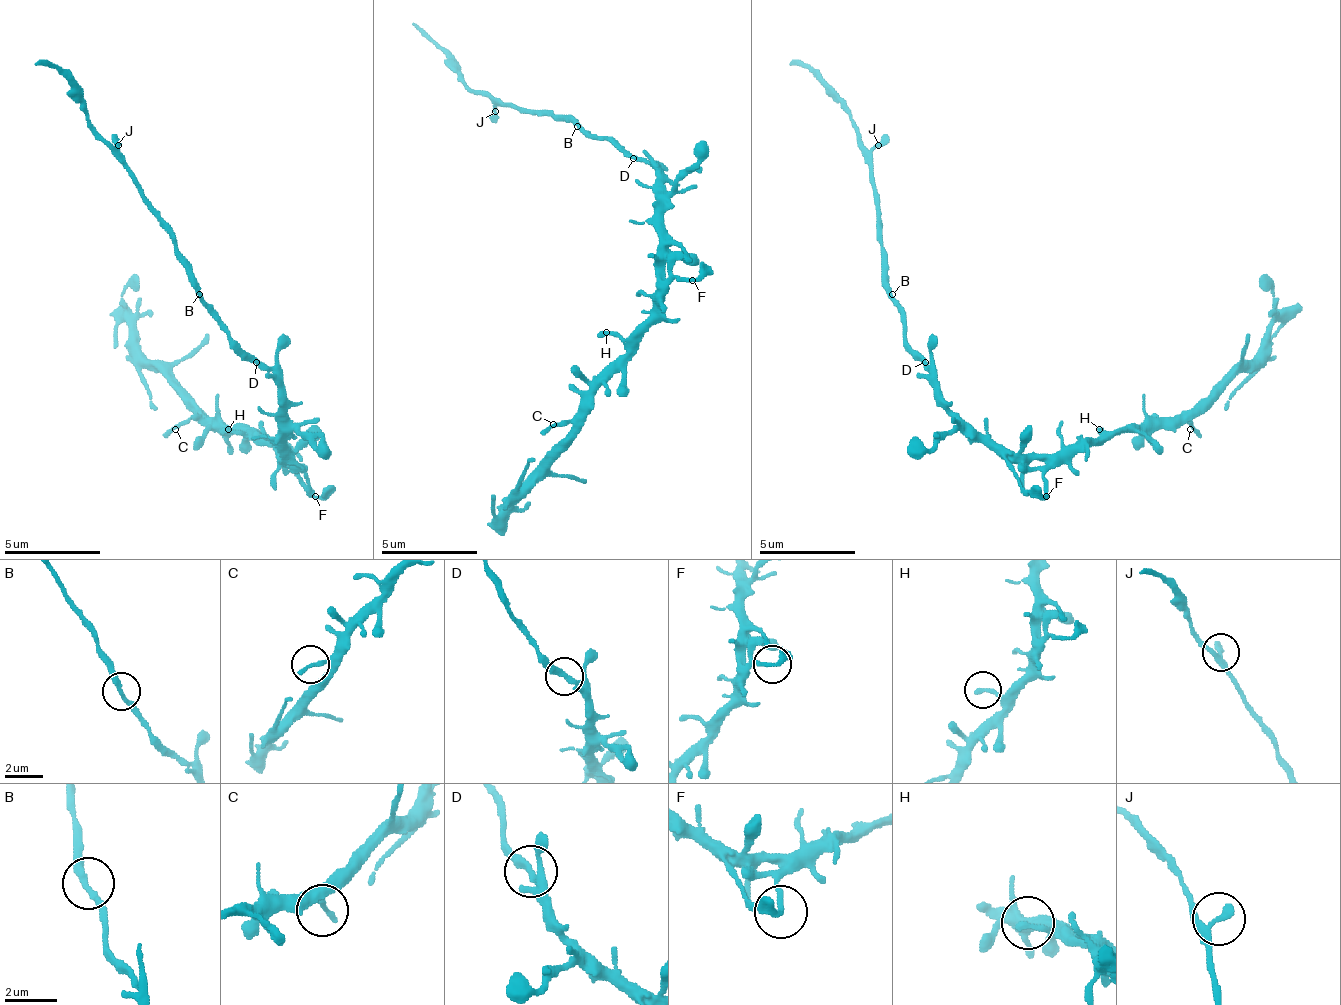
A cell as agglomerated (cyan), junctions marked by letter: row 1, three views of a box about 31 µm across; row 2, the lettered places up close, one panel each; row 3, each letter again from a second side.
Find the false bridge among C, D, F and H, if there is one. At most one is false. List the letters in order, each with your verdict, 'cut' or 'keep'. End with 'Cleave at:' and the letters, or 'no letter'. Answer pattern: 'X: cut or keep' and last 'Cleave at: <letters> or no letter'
C: keep
D: cut
F: keep
H: keep
Cleave at: D

